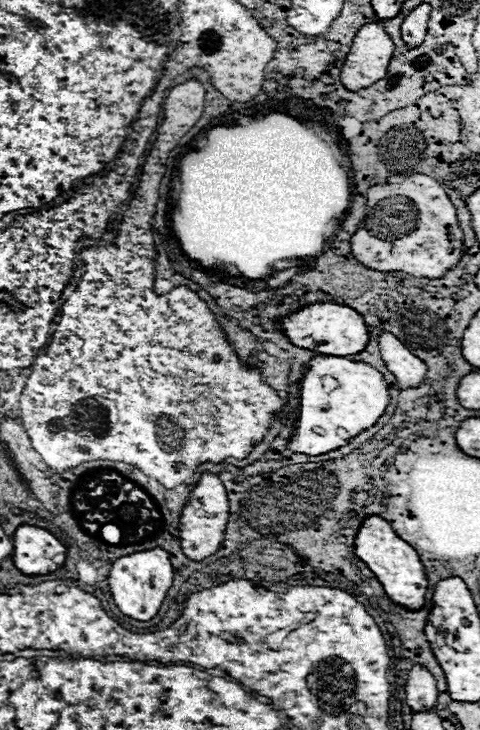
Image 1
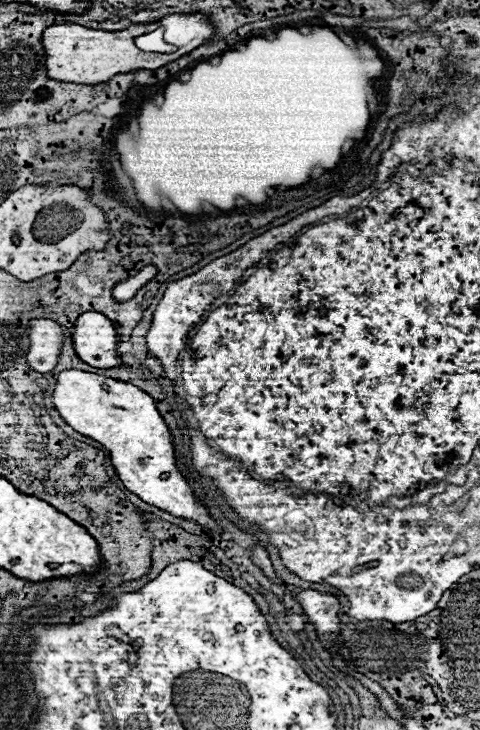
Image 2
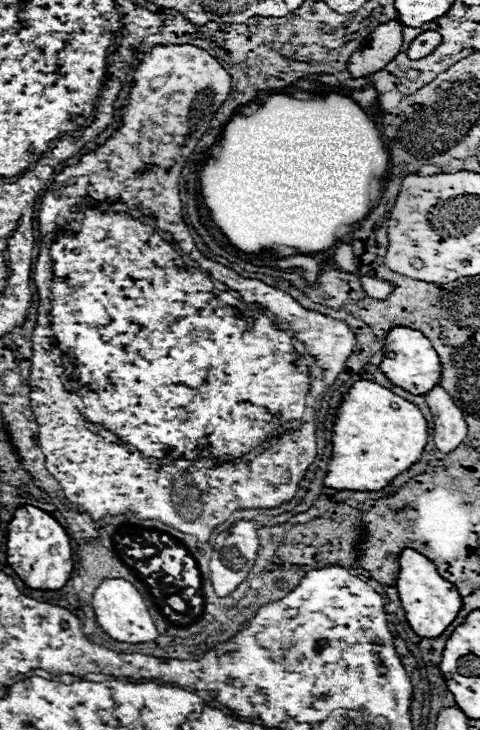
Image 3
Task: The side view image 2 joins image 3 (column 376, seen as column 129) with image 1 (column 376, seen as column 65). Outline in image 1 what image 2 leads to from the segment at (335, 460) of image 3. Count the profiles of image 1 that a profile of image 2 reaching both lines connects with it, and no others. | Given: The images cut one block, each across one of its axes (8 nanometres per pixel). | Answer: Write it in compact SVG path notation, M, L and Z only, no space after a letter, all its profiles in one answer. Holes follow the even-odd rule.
M316 354L308 362L308 372L300 380L300 414L294 420L292 438L286 444L290 452L318 456L334 448L346 446L350 438L370 428L390 404L388 386L378 370L364 362L354 362L348 356ZM324 376L332 376L338 386L330 392L324 390Z

